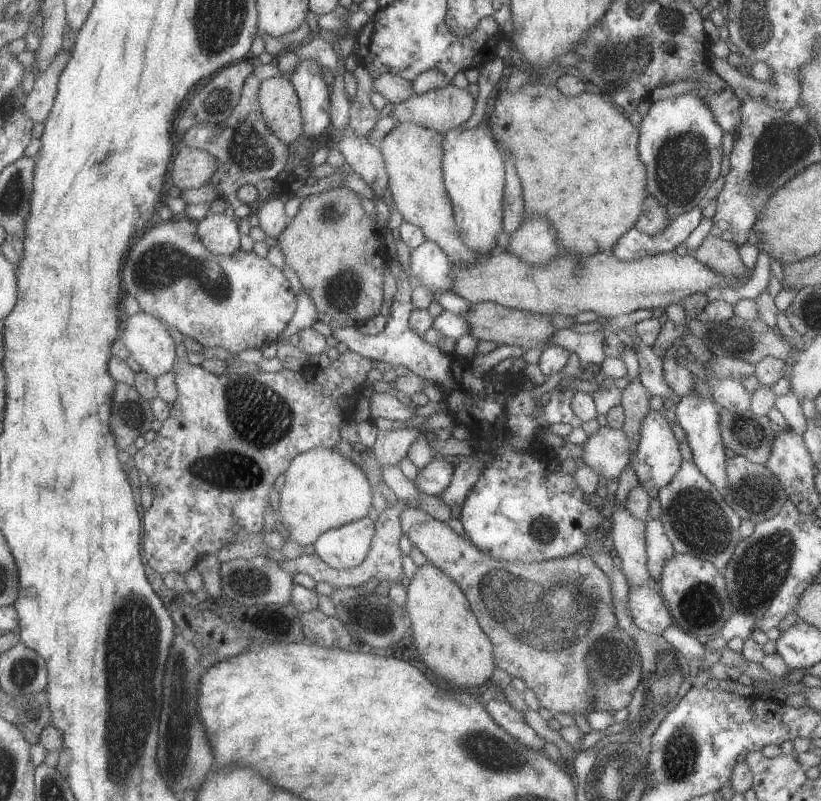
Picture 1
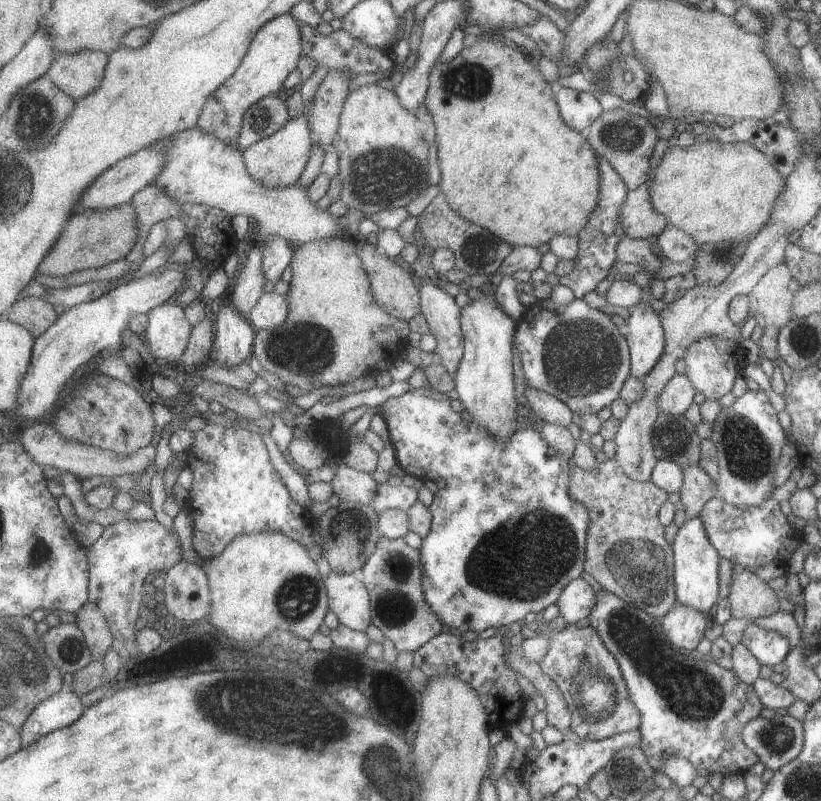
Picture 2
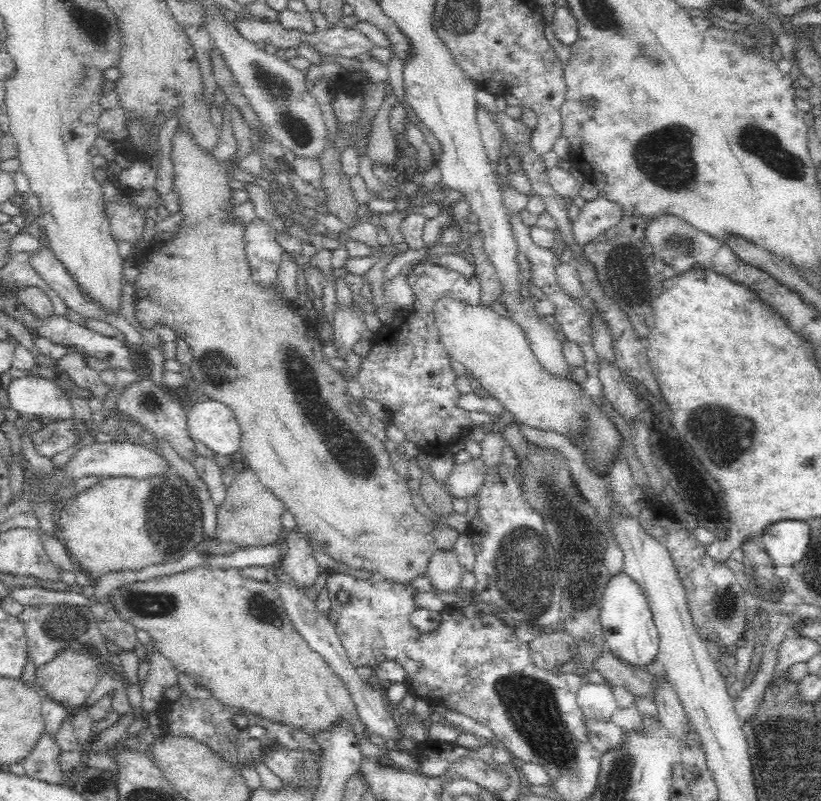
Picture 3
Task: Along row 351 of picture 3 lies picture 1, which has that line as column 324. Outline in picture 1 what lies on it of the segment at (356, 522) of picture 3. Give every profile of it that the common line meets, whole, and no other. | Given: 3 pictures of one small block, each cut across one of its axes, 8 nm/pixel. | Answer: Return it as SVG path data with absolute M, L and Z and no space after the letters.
M341 185L330 191L305 197L291 224L278 238L278 246L286 264L296 273L305 292L317 304L318 320L329 325L333 331L363 326L381 314L385 270L389 268L391 259L379 236L381 230L377 232L377 224L365 212L361 195Z

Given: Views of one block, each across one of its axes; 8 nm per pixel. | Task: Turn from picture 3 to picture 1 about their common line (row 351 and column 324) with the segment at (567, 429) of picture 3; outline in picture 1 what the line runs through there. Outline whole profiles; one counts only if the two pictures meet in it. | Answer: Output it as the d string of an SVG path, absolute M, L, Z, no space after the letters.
M314 448L299 454L291 463L290 469L286 472L286 479L280 493L281 522L287 529L288 540L295 541L301 546L314 546L326 532L334 528L341 528L346 524L361 520L367 517L373 508L373 486L365 472L353 464L353 459L345 458L336 449Z

